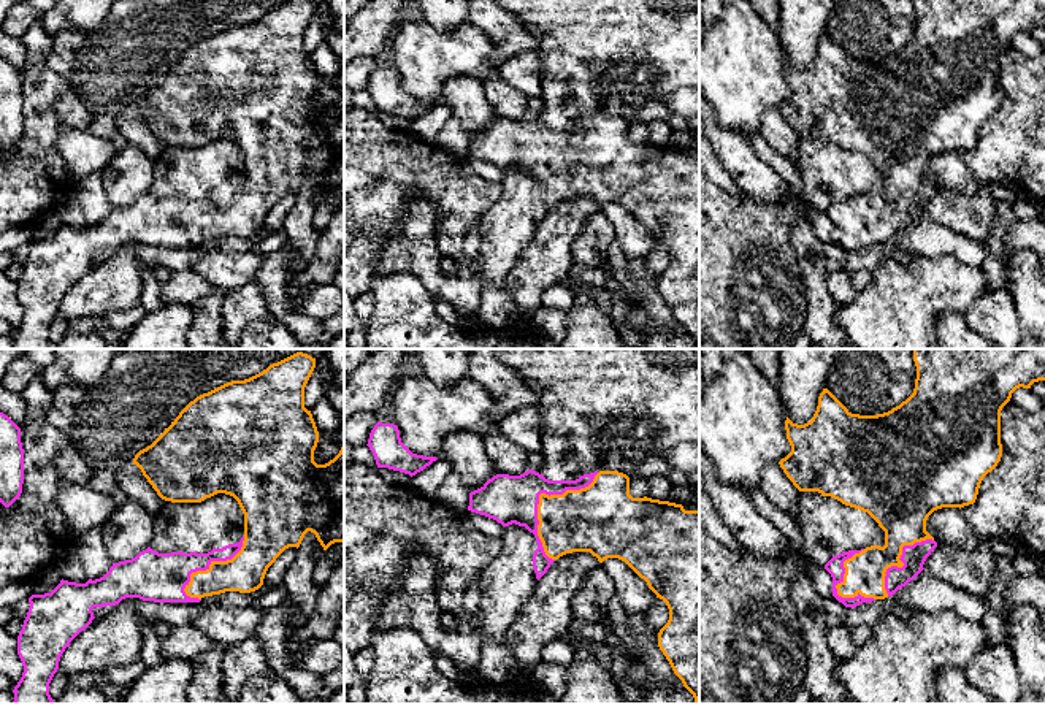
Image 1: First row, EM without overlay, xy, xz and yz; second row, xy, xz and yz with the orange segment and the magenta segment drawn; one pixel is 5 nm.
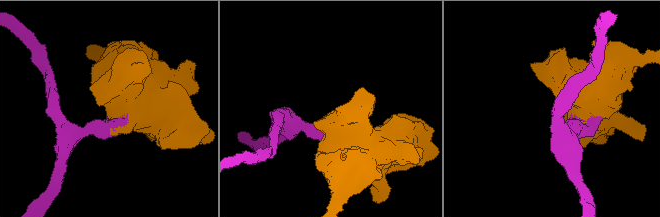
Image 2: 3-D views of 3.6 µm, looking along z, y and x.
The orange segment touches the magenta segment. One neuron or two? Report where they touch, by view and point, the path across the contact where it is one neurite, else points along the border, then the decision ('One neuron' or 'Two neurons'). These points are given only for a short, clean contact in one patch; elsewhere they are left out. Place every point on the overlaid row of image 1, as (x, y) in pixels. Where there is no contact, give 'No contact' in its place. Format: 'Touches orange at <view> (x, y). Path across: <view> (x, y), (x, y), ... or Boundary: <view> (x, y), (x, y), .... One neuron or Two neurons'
Touches orange at xz (539, 497). One neuron

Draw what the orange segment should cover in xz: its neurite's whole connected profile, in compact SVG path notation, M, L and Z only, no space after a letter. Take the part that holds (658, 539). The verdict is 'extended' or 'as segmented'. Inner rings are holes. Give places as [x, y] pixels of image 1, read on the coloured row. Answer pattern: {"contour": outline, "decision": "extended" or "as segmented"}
{"contour": "M528 469L520 476L496 474L469 493L468 511L496 520L503 526L525 526L534 534L538 549L533 569L539 580L550 564L572 552L590 552L603 563L607 558L625 561L669 609L669 620L658 633L658 647L674 674L699 704L699 511L685 511L682 504L652 498L633 498L630 477L618 471L595 471L576 480L549 480Z", "decision": "extended"}

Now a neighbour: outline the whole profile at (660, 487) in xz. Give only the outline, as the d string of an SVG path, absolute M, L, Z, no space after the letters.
M650 476L647 477L647 482L649 482L649 492L645 495L647 498L660 501L669 499L669 493L674 485L668 479L668 476Z

